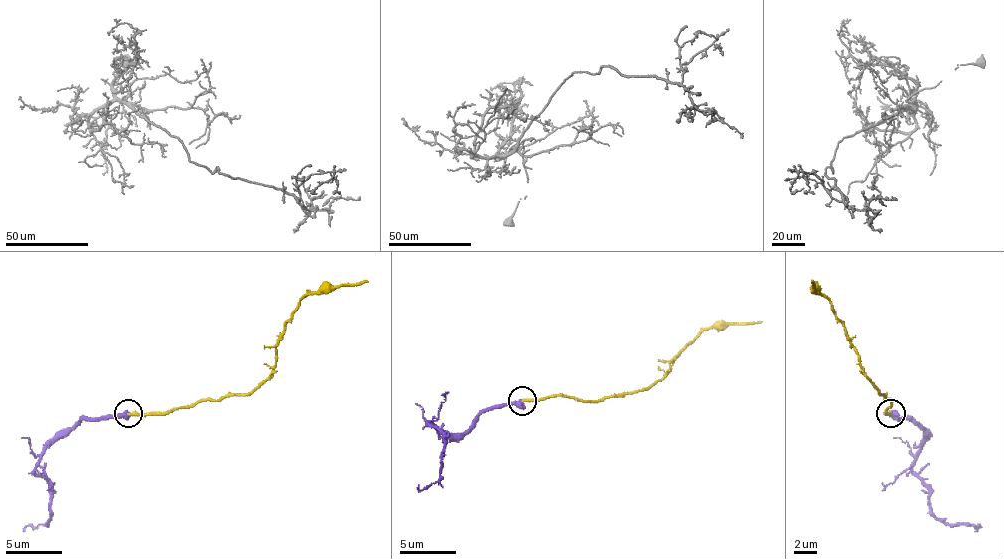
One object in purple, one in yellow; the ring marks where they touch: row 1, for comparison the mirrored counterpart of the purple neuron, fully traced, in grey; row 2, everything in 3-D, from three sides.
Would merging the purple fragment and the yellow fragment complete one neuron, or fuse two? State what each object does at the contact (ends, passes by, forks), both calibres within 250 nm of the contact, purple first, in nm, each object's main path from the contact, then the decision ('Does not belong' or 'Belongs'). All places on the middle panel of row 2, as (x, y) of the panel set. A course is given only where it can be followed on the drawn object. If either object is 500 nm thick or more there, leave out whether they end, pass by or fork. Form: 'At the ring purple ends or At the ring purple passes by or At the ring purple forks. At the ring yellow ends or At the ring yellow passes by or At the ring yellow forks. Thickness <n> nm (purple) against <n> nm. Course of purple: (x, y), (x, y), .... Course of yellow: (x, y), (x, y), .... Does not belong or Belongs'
At the ring purple ends. At the ring yellow ends. Thickness 480 nm (purple) against 240 nm. Course of purple: (521, 400), (490, 406), (459, 434), (445, 434), (430, 423), (445, 440), (442, 476), (427, 488), (419, 485). Course of yellow: (521, 400), (567, 394), (603, 400), (643, 391), (666, 374), (669, 366), (706, 329), (762, 320). Does not belong

